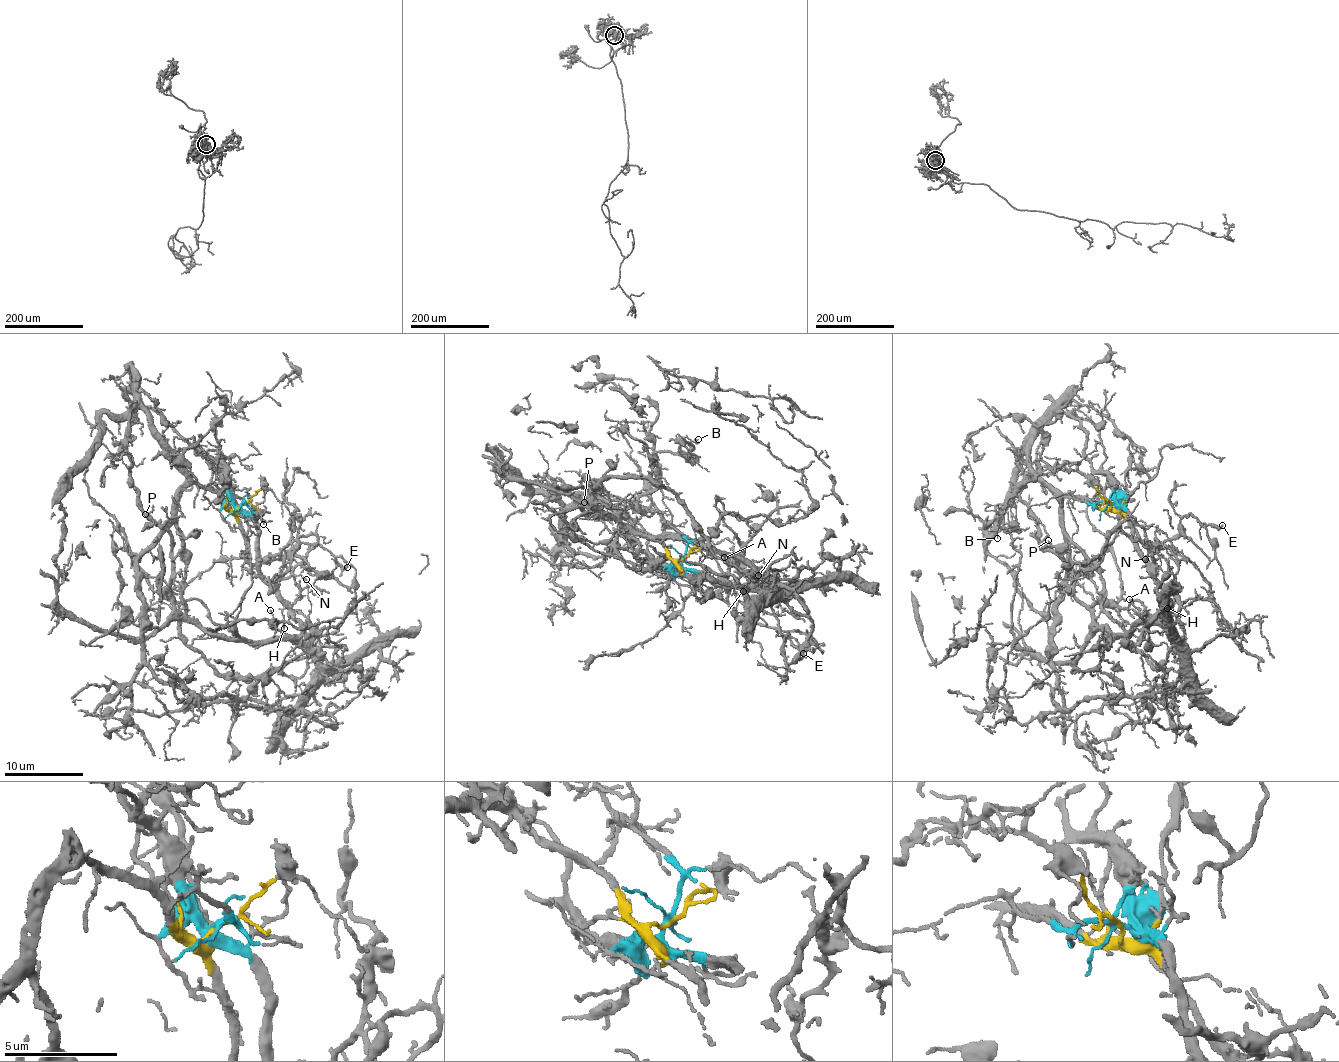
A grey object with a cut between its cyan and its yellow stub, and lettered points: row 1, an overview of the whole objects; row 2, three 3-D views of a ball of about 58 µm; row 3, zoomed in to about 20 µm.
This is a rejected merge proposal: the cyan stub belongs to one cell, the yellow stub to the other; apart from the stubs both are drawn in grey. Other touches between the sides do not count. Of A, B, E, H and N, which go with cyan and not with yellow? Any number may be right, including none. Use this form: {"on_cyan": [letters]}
{"on_cyan": ["A", "H", "N"]}

